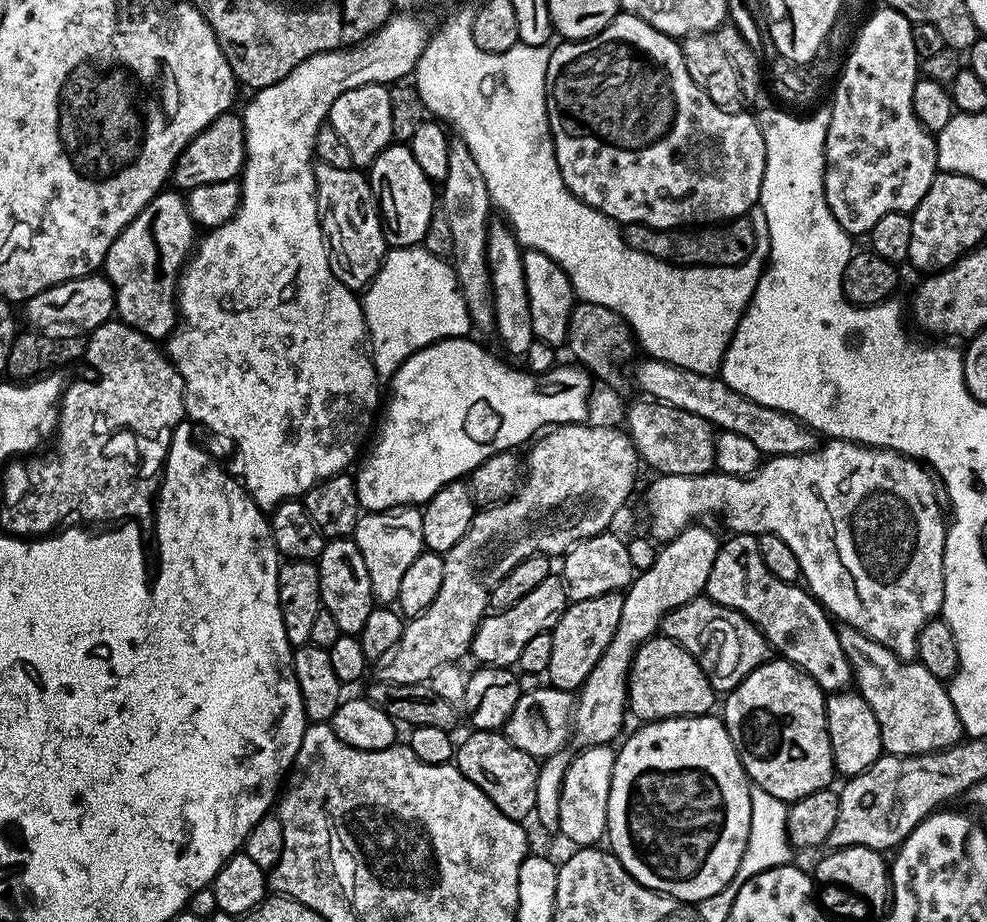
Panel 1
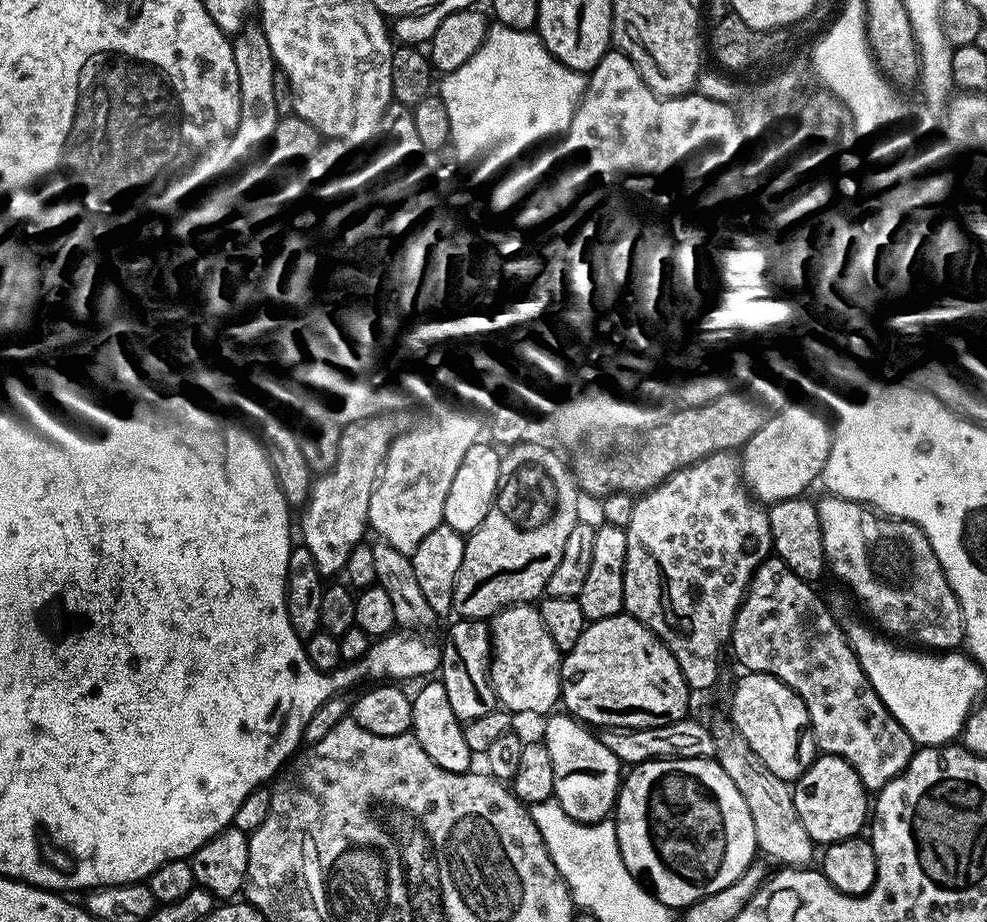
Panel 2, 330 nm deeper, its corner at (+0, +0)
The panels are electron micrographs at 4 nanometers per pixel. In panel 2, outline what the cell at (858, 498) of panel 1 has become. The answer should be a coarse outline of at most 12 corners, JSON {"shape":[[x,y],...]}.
{"shape":[[818,500],[827,571],[881,633],[964,644],[926,534],[867,504]]}

